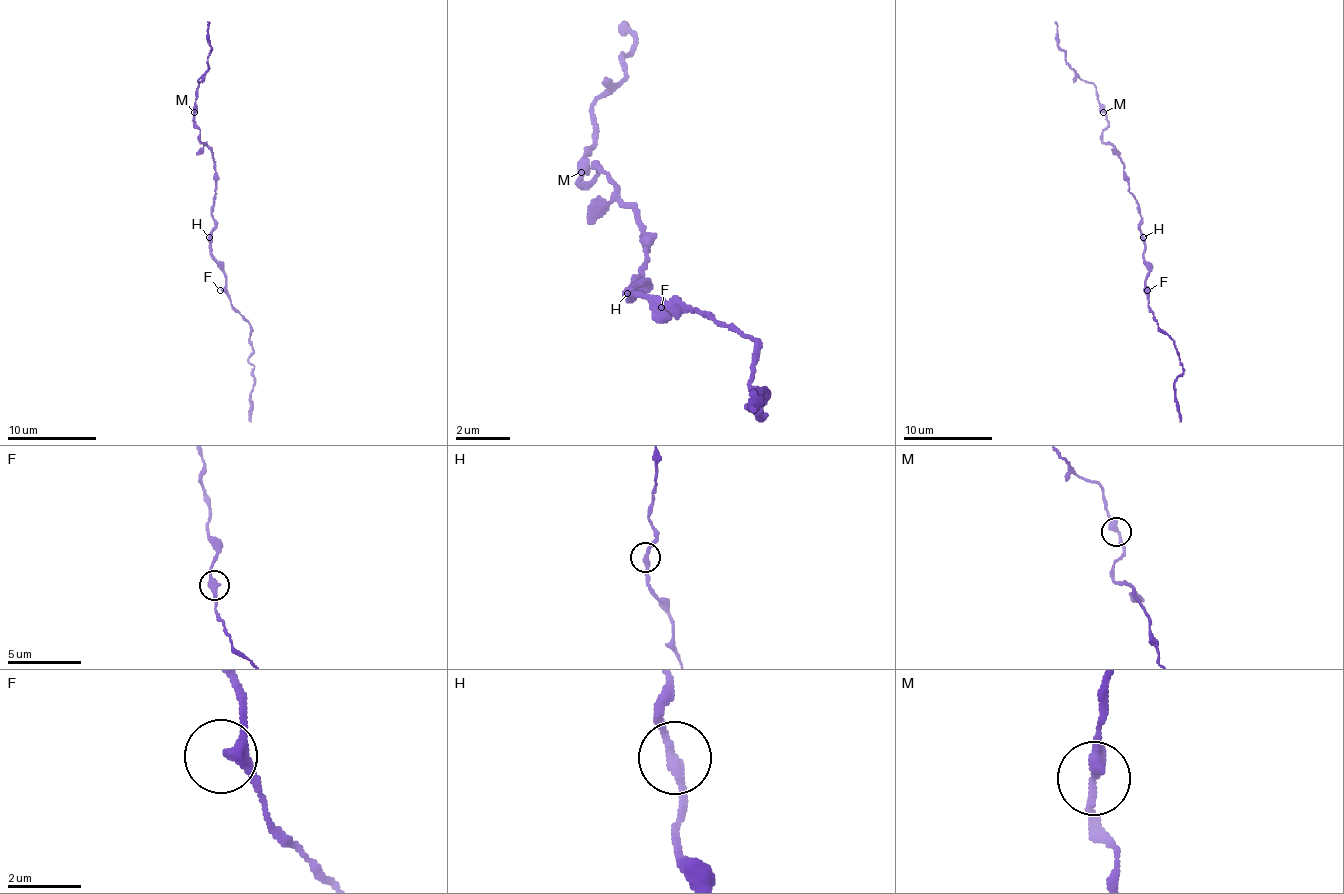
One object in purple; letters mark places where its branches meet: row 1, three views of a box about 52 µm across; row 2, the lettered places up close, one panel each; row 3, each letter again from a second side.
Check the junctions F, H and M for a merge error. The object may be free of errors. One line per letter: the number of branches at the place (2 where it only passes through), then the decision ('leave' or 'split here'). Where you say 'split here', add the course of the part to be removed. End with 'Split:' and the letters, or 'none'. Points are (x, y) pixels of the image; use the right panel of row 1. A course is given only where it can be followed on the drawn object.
F: 2 branches meet; leave
H: 2 branches meet; leave
M: 2 branches meet; leave
Split: none

